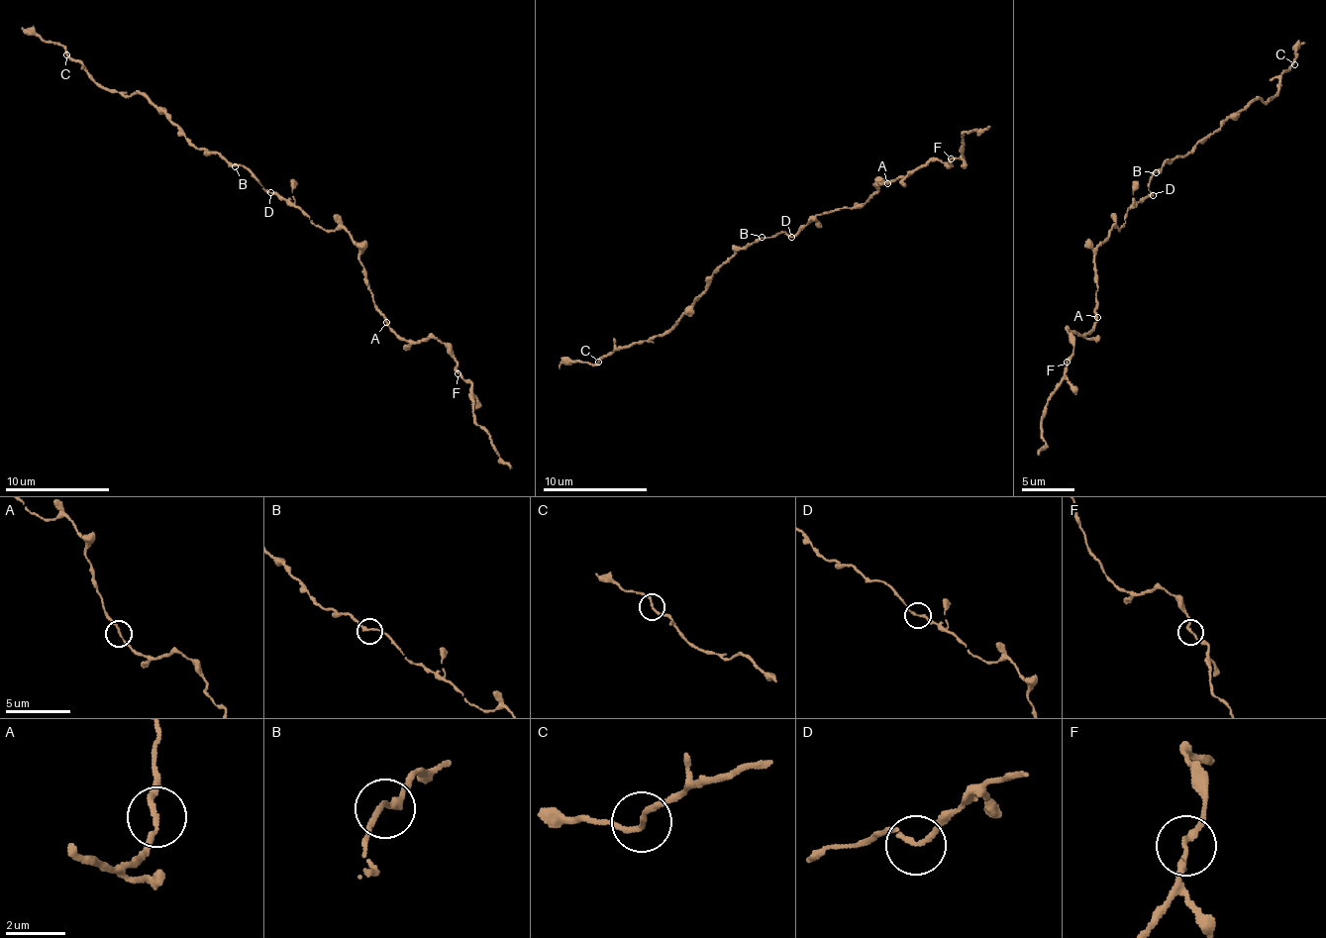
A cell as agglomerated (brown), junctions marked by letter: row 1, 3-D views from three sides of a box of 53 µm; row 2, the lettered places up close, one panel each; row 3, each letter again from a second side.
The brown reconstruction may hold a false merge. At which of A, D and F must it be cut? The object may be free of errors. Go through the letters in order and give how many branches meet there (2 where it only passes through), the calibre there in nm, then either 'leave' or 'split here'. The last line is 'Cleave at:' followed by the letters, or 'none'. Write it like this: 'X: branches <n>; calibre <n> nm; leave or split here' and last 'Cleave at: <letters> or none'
A: branches 2; calibre 160 nm; leave
D: branches 2; calibre 160 nm; leave
F: branches 2; calibre 170 nm; leave
Cleave at: none

